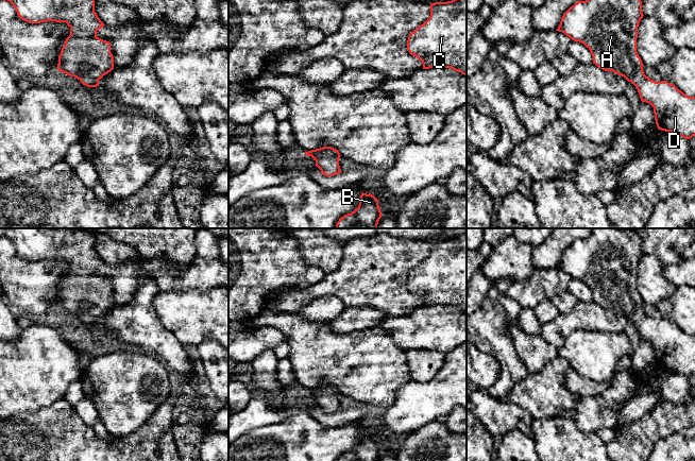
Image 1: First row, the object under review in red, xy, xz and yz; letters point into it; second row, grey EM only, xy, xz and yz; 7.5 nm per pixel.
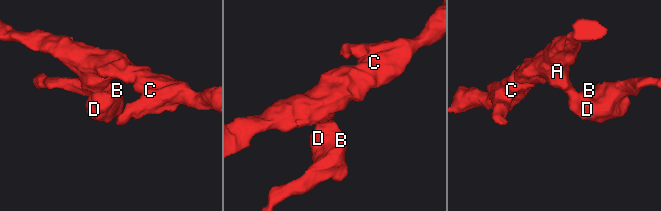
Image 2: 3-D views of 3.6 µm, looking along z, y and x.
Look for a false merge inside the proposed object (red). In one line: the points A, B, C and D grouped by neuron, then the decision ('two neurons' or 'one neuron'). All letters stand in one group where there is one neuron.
A B C D; one neuron

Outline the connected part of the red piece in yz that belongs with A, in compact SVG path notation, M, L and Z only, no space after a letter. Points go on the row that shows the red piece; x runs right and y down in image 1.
M641 0L578 1L563 14L556 31L583 44L597 67L613 71L631 82L637 87L641 101L654 107L658 130L690 139L695 136L695 97L686 96L667 81L656 82L644 74L644 65L637 52L638 27L643 16Z

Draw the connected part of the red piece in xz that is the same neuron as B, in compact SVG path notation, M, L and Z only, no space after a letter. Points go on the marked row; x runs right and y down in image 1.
M361 193L358 207L339 219L336 228L377 228L382 211L378 200L371 193Z

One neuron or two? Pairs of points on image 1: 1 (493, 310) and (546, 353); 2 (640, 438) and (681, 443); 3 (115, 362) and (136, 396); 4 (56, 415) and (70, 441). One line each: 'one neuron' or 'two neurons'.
1: two neurons
2: two neurons
3: one neuron
4: one neuron

